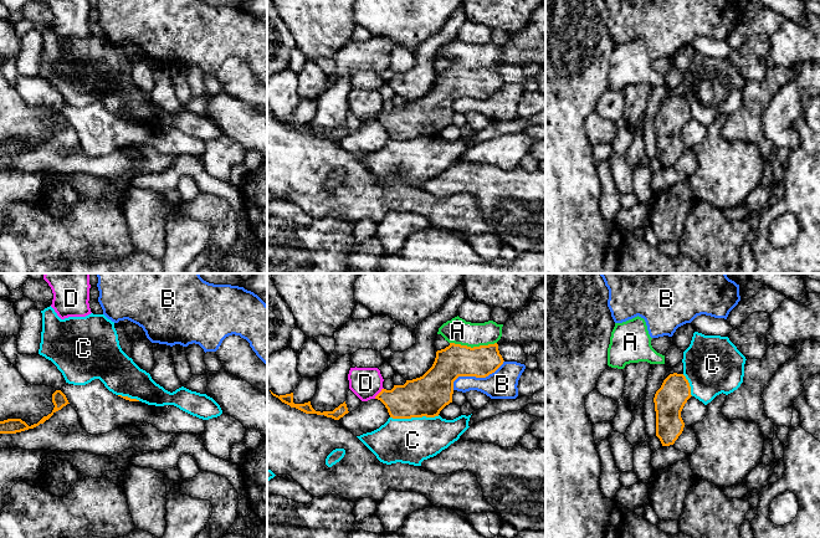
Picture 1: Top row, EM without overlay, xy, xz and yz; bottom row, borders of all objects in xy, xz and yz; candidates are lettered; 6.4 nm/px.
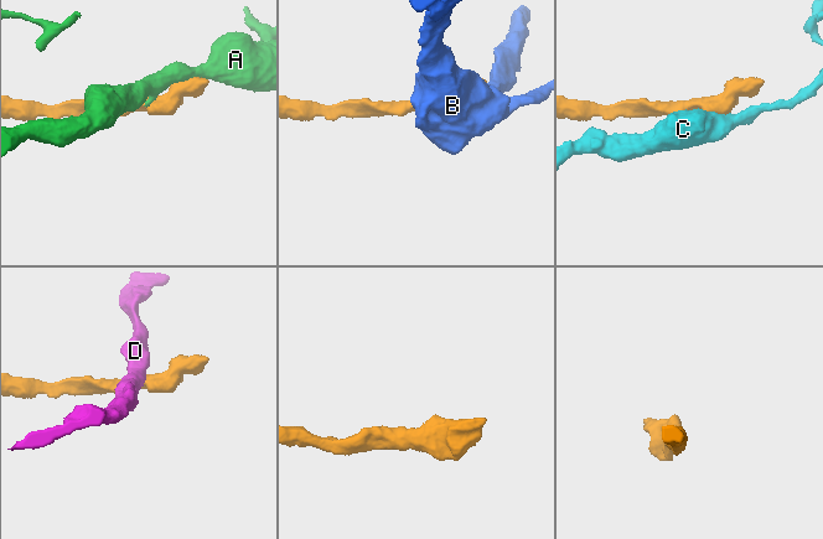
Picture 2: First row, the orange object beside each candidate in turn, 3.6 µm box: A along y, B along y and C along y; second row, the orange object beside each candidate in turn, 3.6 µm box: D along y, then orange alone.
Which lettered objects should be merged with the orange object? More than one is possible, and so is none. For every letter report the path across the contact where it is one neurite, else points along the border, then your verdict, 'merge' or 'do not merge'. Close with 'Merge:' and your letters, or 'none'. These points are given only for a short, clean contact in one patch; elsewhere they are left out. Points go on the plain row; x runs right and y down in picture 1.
A: along xz (450, 63), (471, 68), (496, 65) | do not merge
B: do not merge
C: along xz (439, 137), (390, 139) | do not merge
D: along xz (383, 109), (374, 119) | do not merge
Merge: none

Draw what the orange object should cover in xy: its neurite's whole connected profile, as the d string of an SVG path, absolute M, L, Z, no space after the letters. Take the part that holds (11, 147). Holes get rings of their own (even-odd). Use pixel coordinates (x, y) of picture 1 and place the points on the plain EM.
M56 112L52 116L52 124L55 127L52 134L48 135L47 138L43 138L37 145L34 145L31 148L29 148L21 140L7 140L7 142L0 143L0 155L16 155L29 150L34 150L40 145L43 145L46 142L48 142L56 133L61 132L63 128L70 125L66 117L61 112Z

